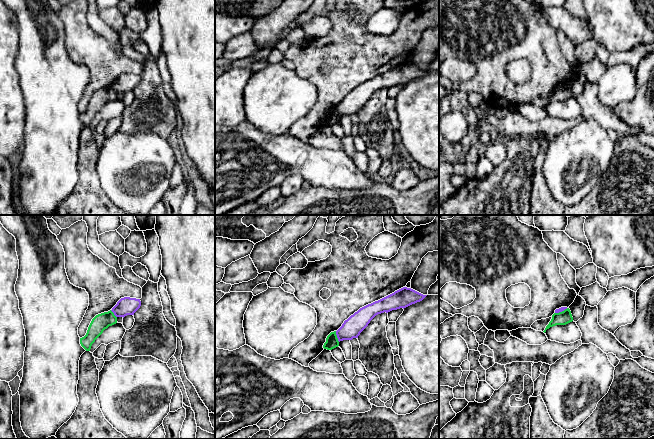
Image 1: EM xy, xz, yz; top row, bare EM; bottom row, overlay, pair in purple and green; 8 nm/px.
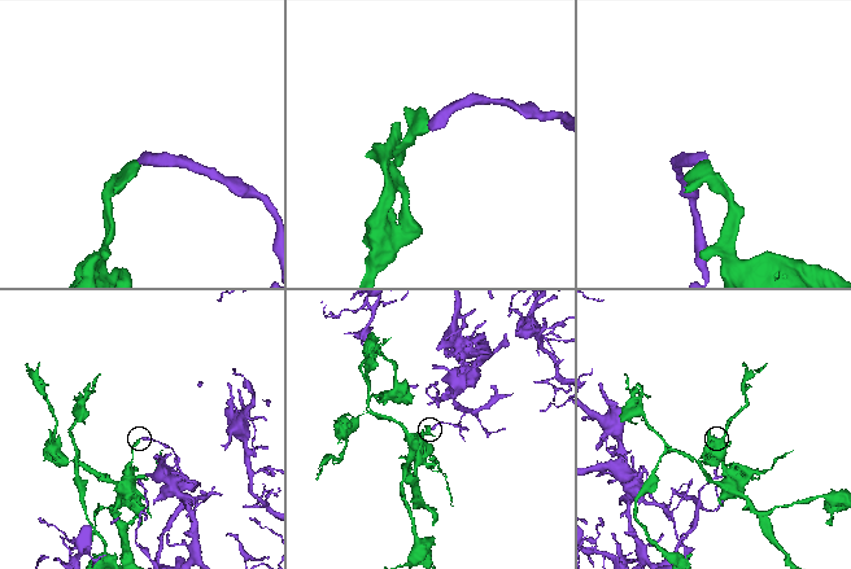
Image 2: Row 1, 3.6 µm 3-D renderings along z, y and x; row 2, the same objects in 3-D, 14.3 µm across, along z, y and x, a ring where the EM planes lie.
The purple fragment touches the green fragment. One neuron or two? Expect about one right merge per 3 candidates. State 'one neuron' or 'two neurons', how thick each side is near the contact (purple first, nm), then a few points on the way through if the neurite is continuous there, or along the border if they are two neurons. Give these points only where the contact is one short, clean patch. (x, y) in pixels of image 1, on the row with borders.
two neurons; calibres 160 and 100 nm; border xz (335, 331), (339, 341)

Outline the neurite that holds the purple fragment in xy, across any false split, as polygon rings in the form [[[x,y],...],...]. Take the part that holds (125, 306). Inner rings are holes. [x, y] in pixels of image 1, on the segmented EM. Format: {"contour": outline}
{"contour": [[[124,297],[121,298],[117,304],[112,308],[112,312],[116,317],[125,317],[127,315],[134,315],[134,313],[140,308],[140,299]]]}

